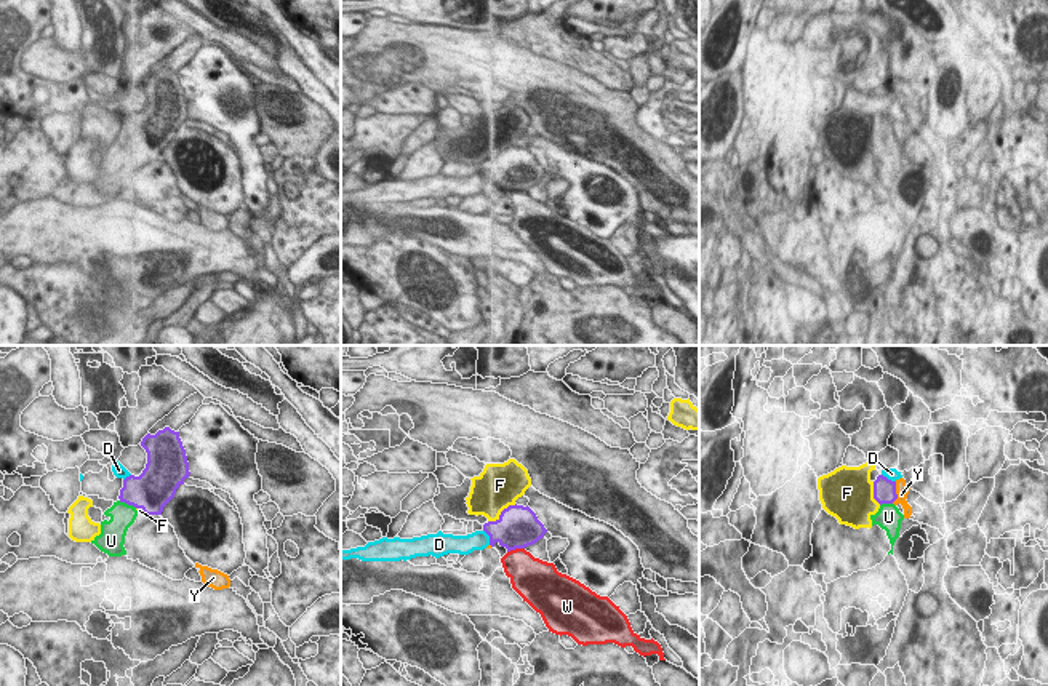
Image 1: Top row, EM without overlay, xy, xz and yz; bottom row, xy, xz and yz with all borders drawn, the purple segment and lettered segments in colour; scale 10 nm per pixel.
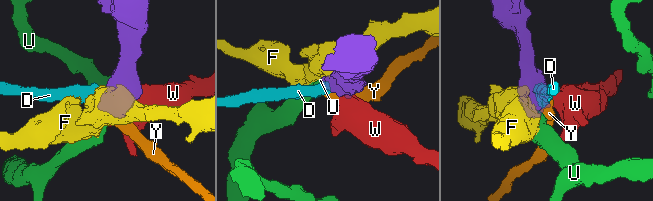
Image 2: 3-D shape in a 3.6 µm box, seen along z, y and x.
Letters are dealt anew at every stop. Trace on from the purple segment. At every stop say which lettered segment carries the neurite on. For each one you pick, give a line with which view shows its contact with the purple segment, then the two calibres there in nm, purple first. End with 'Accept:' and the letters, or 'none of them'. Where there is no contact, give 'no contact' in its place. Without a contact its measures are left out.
U: xy | 380/260 nm
Accept: U

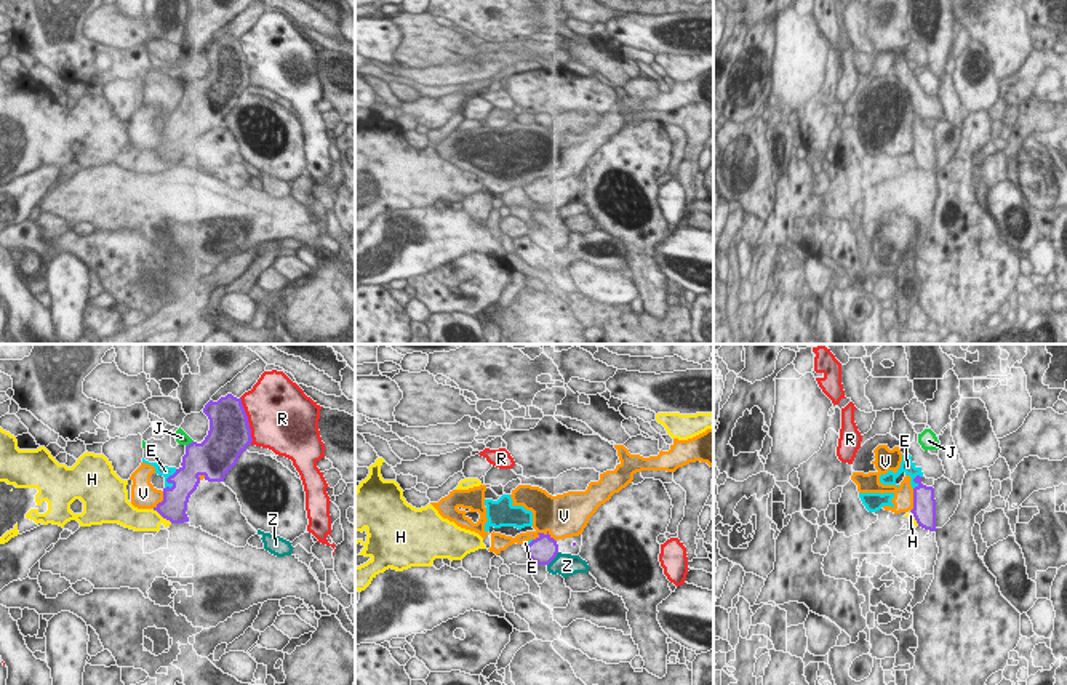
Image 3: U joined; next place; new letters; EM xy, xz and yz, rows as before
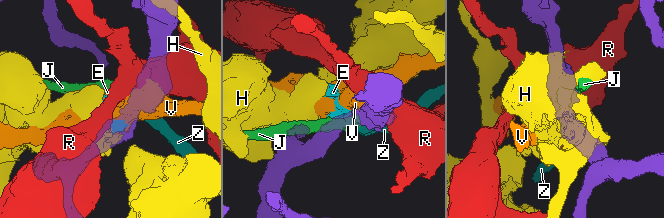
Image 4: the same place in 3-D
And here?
Accept: none of them

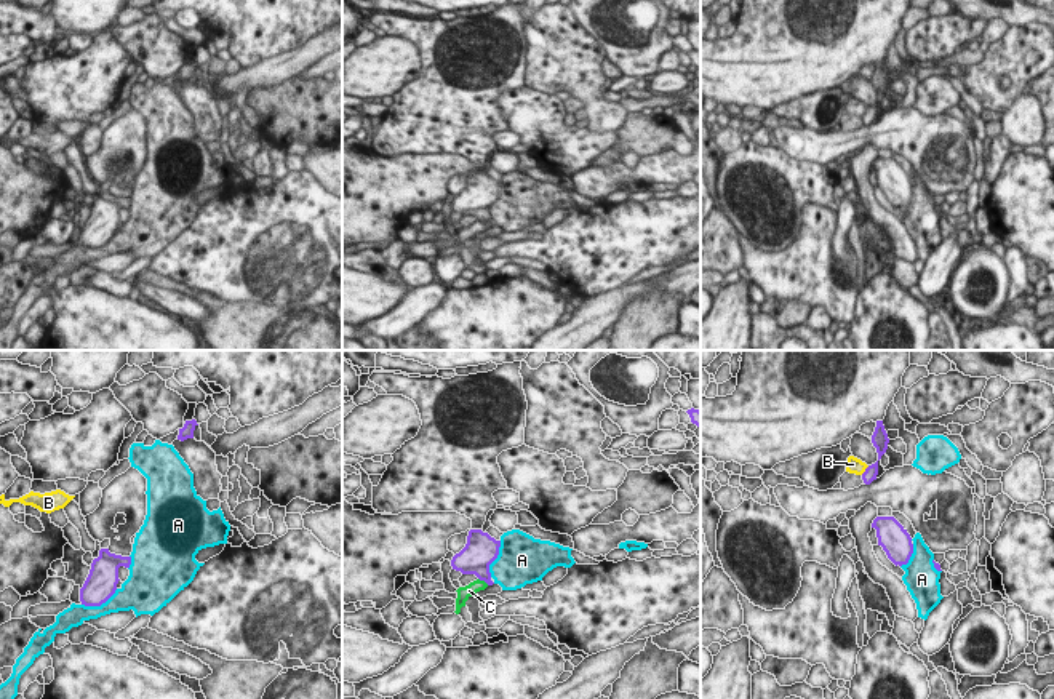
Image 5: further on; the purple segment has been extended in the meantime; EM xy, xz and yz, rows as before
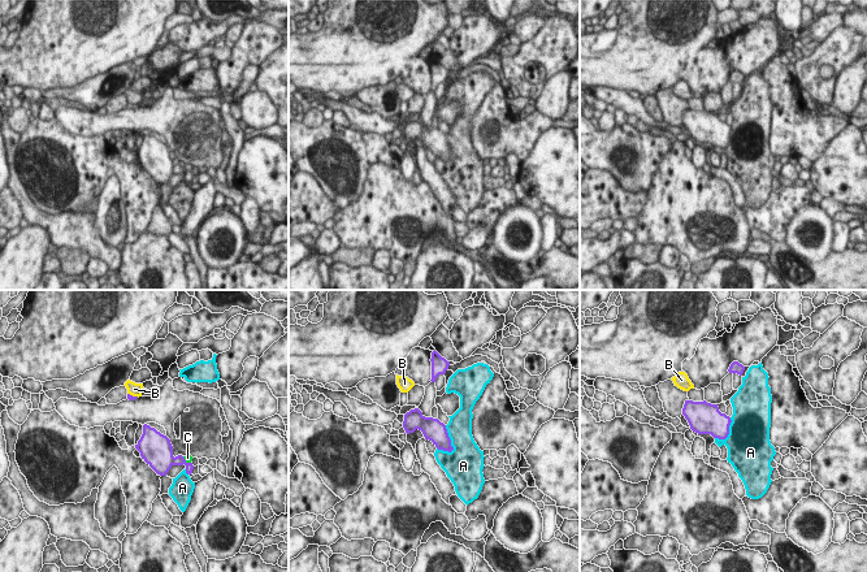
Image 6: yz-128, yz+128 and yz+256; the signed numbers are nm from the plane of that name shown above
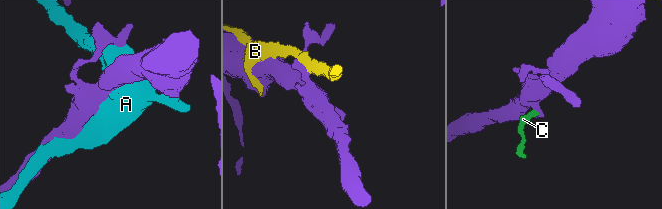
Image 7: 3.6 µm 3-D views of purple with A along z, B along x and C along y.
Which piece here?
Accept: none of them

